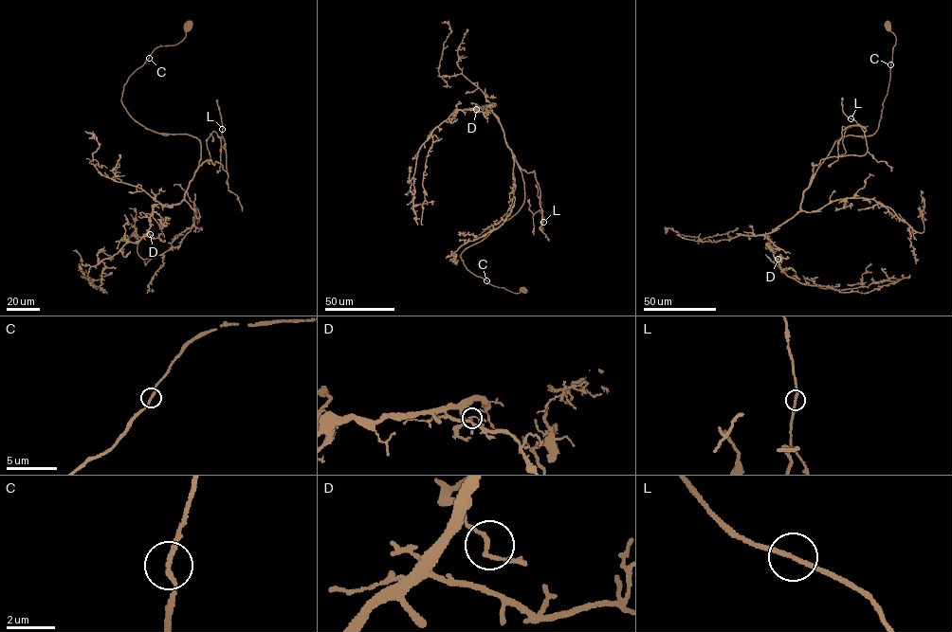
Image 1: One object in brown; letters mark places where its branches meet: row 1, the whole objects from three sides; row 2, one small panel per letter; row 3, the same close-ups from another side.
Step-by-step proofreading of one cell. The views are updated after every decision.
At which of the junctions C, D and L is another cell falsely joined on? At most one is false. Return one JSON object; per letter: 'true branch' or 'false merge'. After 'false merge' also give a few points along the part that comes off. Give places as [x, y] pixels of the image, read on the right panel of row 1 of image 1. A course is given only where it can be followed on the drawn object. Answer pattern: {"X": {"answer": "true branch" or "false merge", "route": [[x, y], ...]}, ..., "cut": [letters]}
{"C": {"answer": "true branch"}, "D": {"answer": "true branch"}, "L": {"answer": "true branch"}, "cut": []}

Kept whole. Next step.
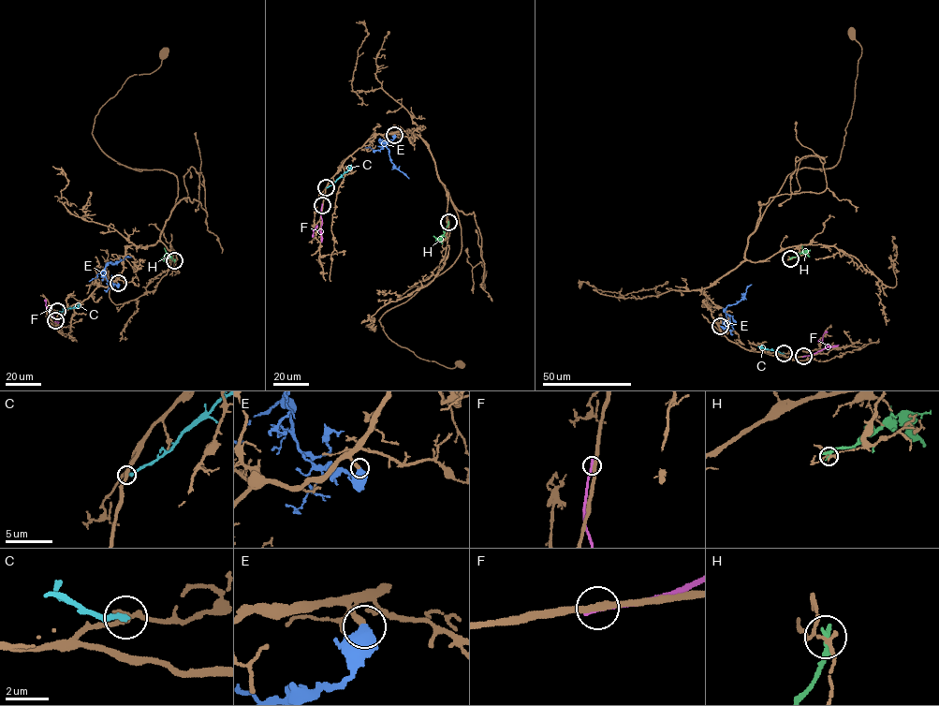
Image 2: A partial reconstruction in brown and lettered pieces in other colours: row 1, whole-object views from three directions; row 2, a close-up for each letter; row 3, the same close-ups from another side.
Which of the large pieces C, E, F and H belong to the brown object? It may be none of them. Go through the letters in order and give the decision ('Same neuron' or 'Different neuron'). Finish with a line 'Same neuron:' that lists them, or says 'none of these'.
C: Different neuron
E: Same neuron
F: Different neuron
H: Different neuron
Same neuron: E

